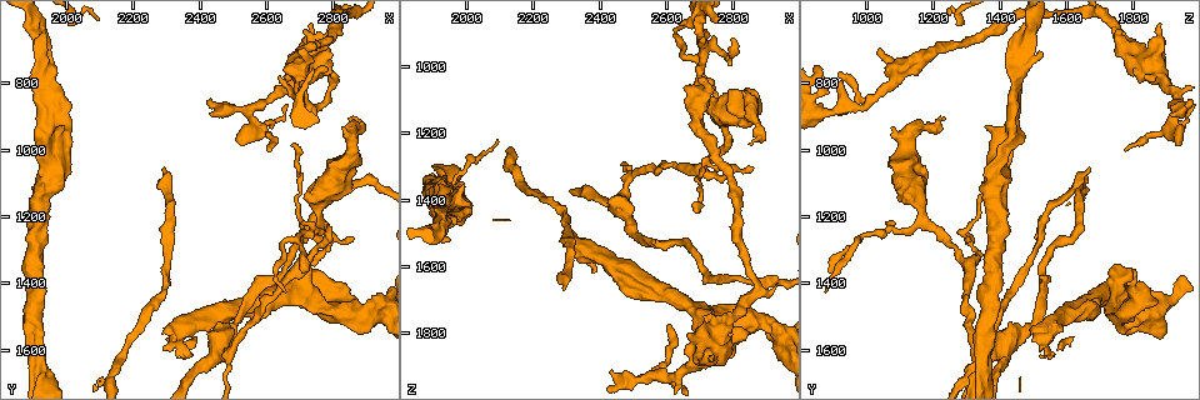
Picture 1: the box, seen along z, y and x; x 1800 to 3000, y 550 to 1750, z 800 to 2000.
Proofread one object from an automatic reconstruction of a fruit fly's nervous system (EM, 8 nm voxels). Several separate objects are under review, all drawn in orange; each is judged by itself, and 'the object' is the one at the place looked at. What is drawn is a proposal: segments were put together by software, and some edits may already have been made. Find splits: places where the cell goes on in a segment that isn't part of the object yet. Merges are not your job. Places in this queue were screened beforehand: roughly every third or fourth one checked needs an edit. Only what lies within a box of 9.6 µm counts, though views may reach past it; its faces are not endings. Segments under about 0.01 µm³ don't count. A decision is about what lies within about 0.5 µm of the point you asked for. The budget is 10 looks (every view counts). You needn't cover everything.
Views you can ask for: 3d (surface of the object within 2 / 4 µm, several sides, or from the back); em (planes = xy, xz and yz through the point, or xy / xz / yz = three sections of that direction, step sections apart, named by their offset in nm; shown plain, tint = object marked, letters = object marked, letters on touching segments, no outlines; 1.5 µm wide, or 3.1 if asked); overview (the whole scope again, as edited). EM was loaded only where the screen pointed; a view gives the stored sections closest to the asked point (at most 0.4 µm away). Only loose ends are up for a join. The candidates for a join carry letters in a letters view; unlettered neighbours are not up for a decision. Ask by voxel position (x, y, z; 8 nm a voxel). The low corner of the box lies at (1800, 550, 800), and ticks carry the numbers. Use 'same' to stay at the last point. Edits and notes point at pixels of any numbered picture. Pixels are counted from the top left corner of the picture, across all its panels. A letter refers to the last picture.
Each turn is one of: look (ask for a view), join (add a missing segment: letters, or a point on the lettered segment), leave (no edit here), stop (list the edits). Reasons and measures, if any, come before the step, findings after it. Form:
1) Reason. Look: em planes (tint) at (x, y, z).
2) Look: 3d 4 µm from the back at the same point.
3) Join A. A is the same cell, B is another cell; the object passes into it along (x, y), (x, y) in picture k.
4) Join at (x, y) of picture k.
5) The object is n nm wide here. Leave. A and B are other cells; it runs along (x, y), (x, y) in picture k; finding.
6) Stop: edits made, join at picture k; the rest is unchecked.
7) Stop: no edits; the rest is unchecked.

Thin end. Look: 3d 2 µm at (2290, 1060, 1660).

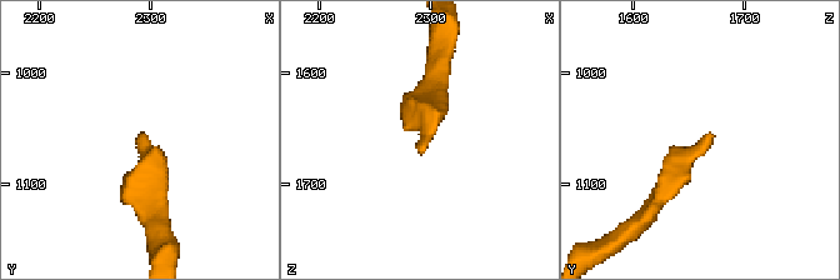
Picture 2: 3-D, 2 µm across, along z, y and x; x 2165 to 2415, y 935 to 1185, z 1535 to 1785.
Need the tissue. Look: em planes (letters) at (2288, 1056, 1666).

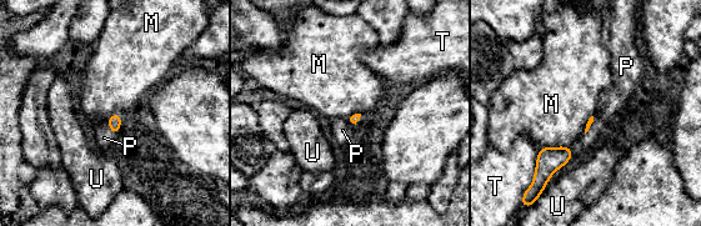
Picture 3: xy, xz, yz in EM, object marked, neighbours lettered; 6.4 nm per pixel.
Join P. P is the same cell, M, T and U are other cells; the object passes into it along (114, 121), (110, 129), (104, 137) in picture 3; the cell continues.

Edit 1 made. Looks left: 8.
Look: 3d 2 µm at (2370, 1610, 1560).

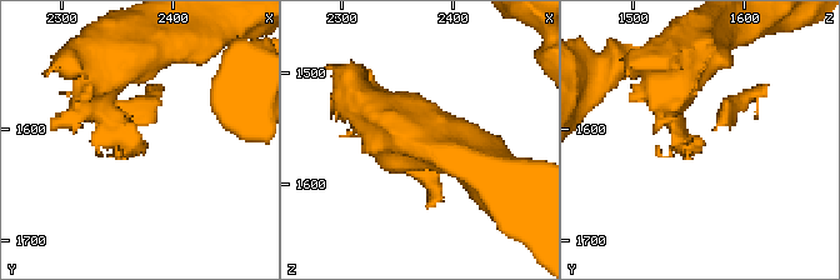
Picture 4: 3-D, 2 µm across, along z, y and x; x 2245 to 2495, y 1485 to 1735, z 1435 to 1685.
Look: em planes (tint) at (2368, 1610, 1564).

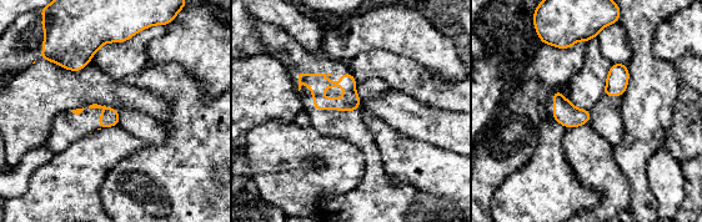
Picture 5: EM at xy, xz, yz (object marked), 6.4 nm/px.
What lies round it. Look: em planes (letters) at the same point.

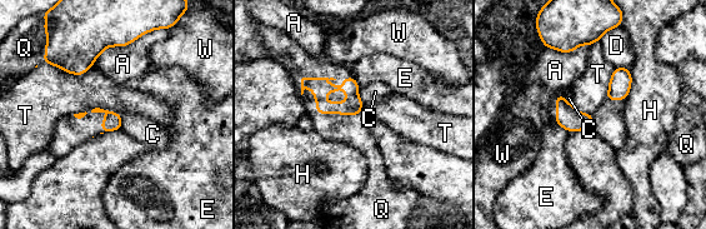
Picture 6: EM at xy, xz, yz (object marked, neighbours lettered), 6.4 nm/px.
Join Q. Q is the same cell, A, C, D, E, H, T and W are other cells; the cell continues.

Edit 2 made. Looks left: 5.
Free end. Look: em planes (plain) at (2700, 700, 1030).

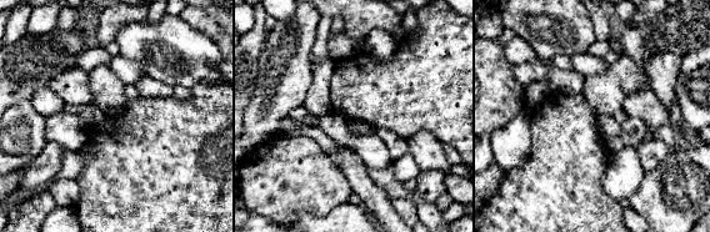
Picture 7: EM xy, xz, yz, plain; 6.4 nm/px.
Look: em planes (letters) at the same point.

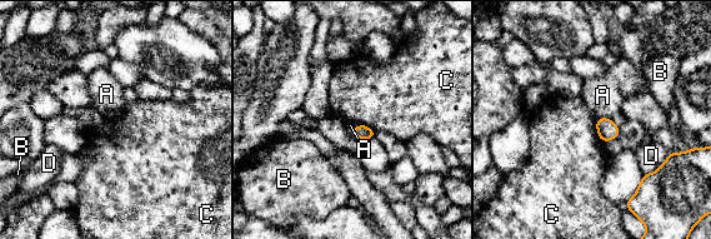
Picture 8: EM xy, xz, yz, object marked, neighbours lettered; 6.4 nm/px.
Leave. A, B, C and D are other cells; a border runs along (595, 119), (597, 137), (601, 142) in picture 8; none of them fits.

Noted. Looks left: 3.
Free end. Look: em yz step 4 (letters) at (2730, 630, 1870).

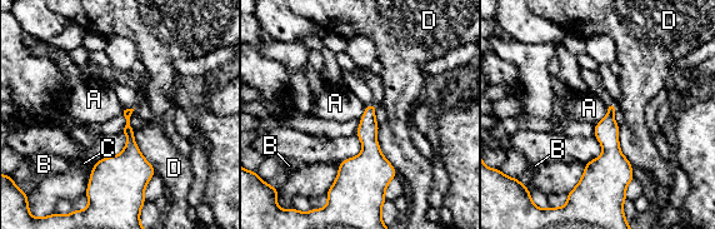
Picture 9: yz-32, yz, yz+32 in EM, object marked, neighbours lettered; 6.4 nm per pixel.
Look: em planes (letters) at the same point.

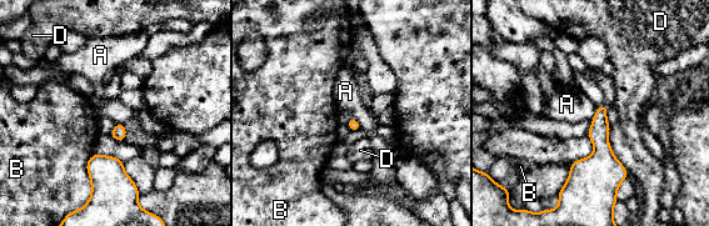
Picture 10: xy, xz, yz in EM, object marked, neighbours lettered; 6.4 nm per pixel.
Leave. A, B and D are other cells; a border runs along (350, 116), (362, 127) in picture 10; none of them fits.

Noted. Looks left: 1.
Stop: edits made, join at picture 3, join at picture 6; the rest is unchecked.

